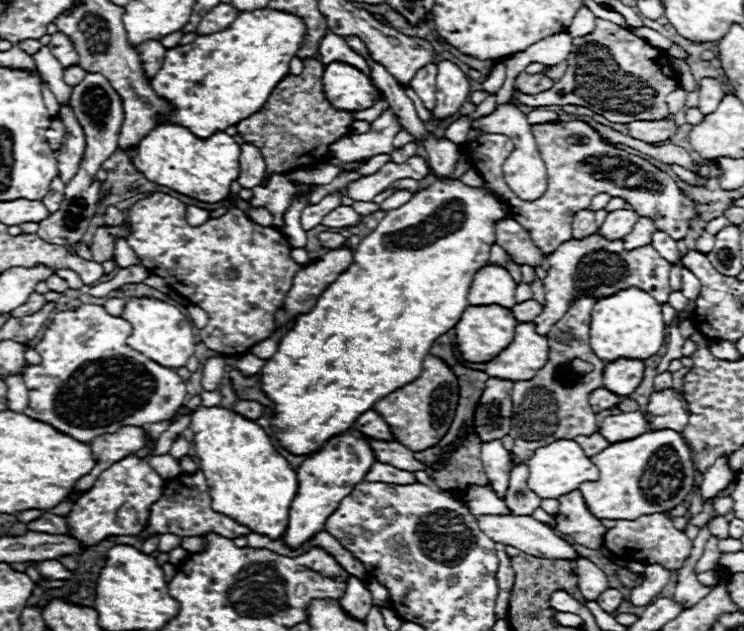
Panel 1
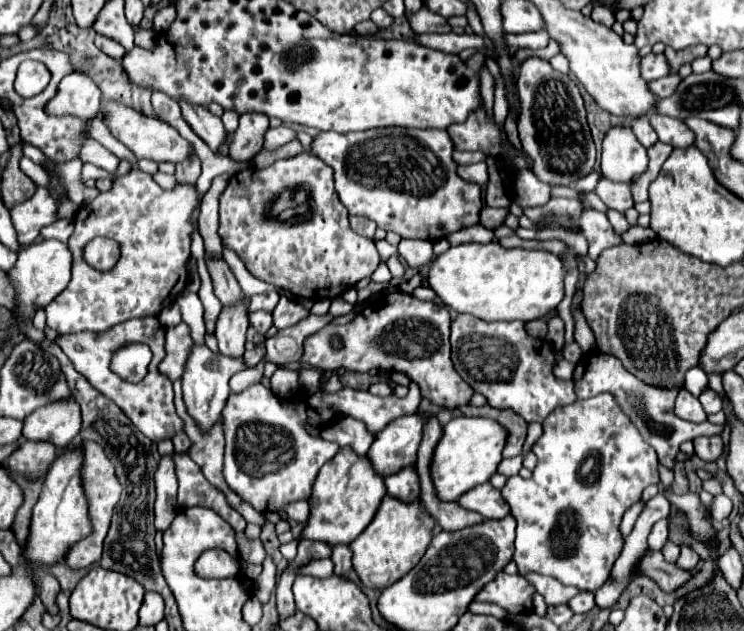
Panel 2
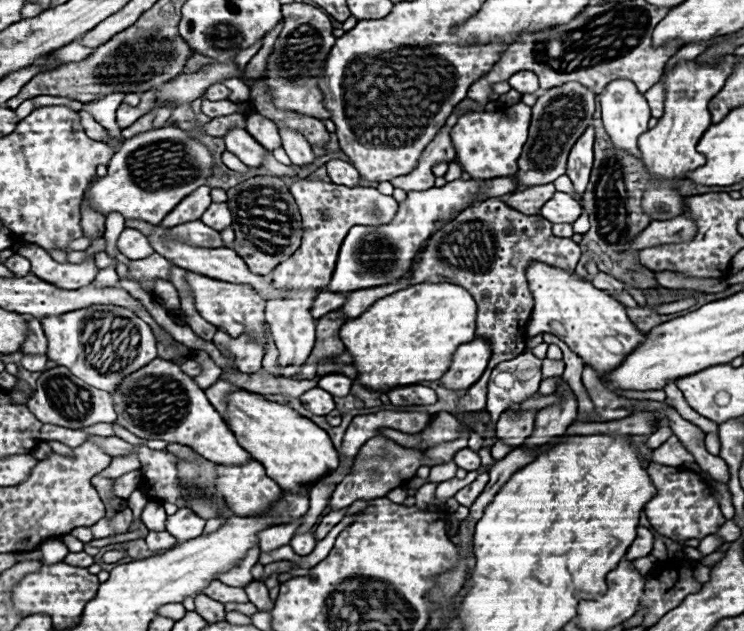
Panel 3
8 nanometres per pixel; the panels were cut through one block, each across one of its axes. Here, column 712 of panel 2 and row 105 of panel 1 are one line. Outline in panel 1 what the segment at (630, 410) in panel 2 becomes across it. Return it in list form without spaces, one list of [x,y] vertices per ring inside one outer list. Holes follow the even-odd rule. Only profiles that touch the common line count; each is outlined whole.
[[[426,64],[422,70],[418,70],[418,74],[410,82],[410,86],[422,98],[422,102],[424,102],[424,106],[428,110],[432,110],[436,106],[436,96],[434,96],[434,90],[436,90],[436,74],[438,74],[436,64]]]

